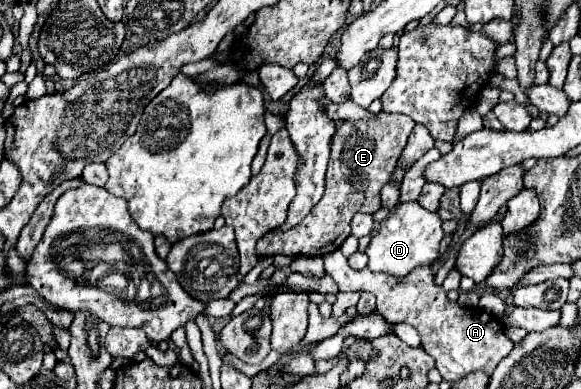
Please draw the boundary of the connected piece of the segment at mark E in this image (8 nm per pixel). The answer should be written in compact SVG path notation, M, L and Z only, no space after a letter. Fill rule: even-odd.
M379 112L367 122L341 122L331 138L331 160L327 168L325 194L311 208L311 212L291 230L267 232L257 242L259 256L325 256L337 250L351 234L349 222L357 212L369 212L371 200L381 200L379 192L393 174L399 154L403 152L407 138L415 122L403 114Z

